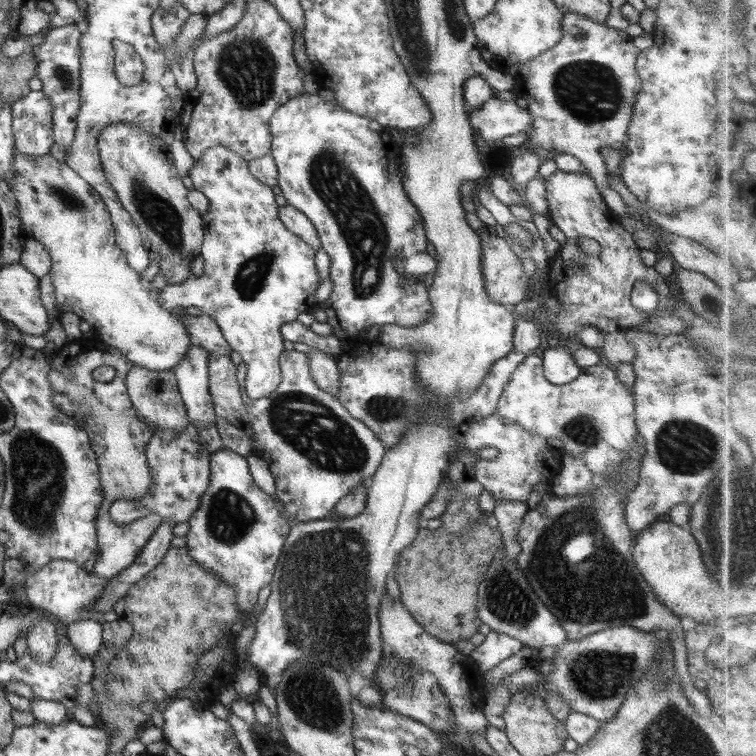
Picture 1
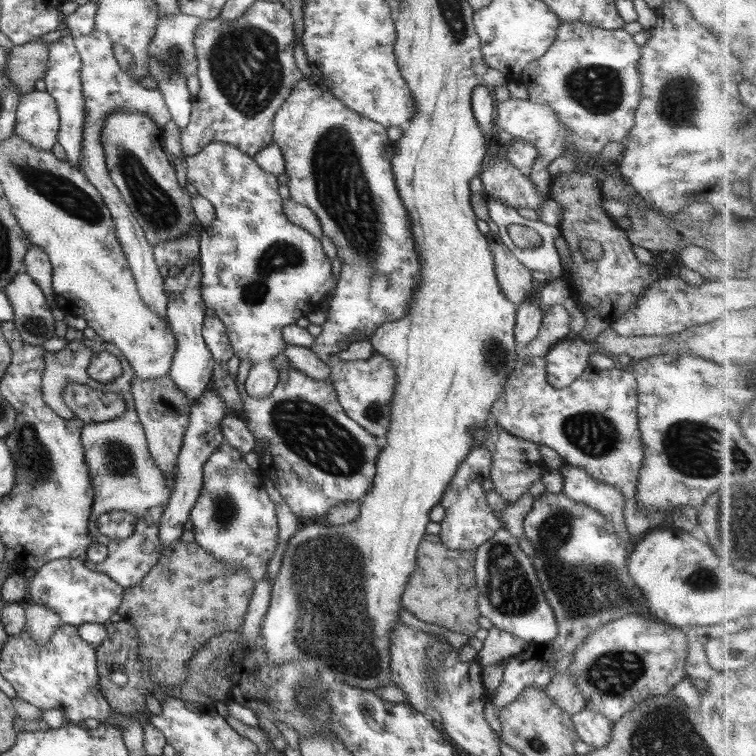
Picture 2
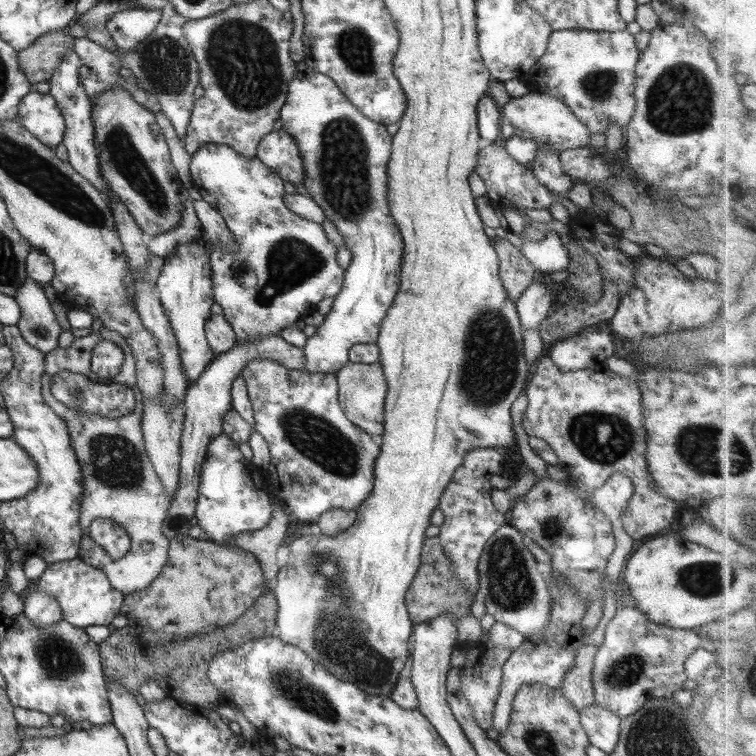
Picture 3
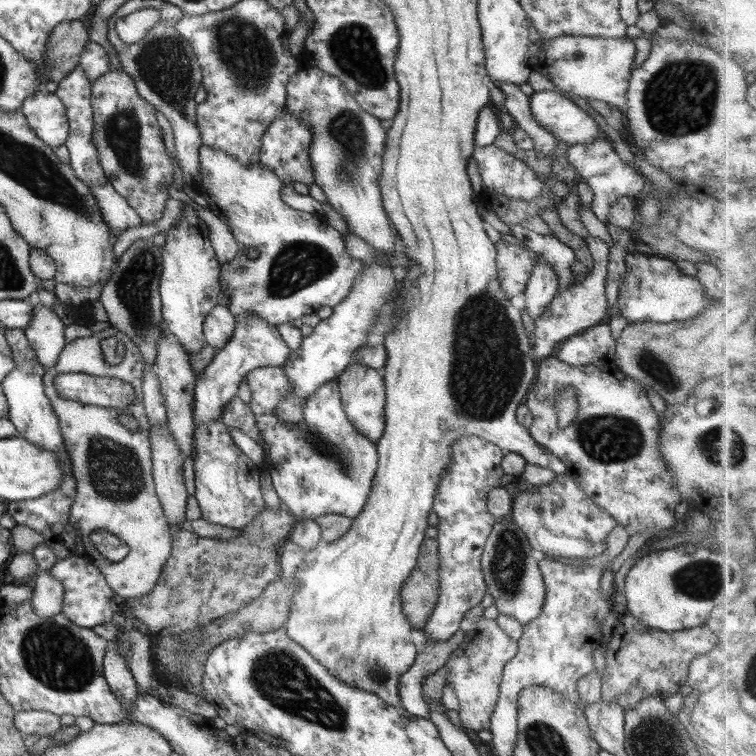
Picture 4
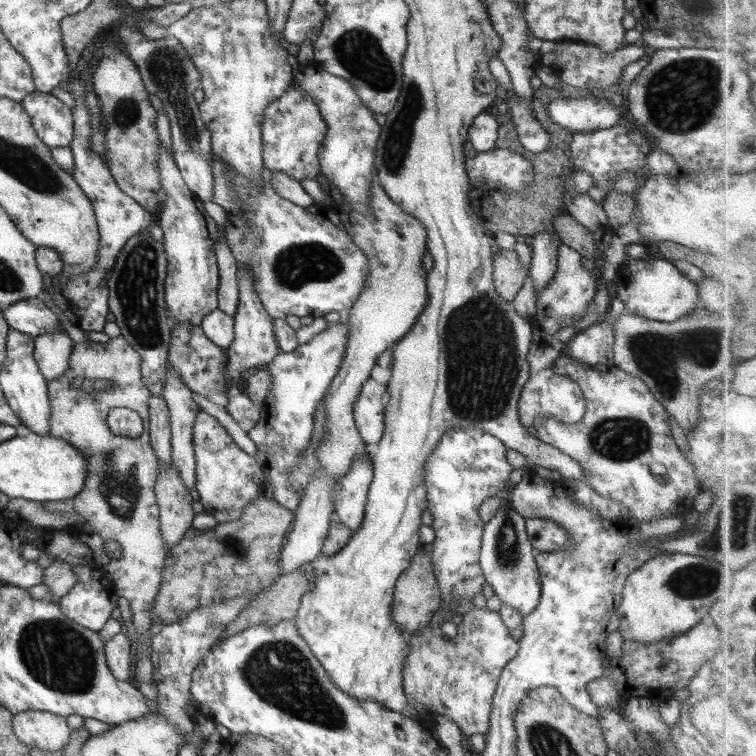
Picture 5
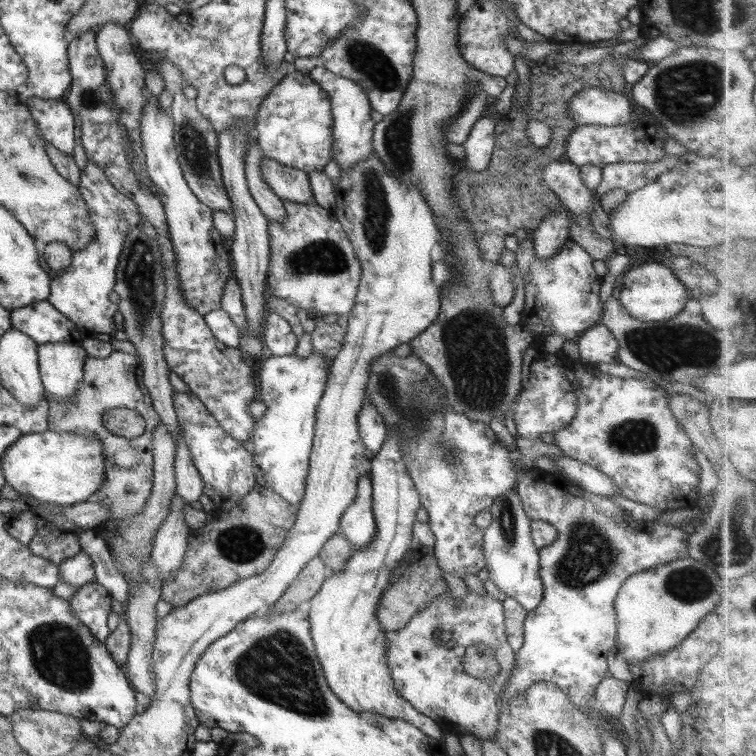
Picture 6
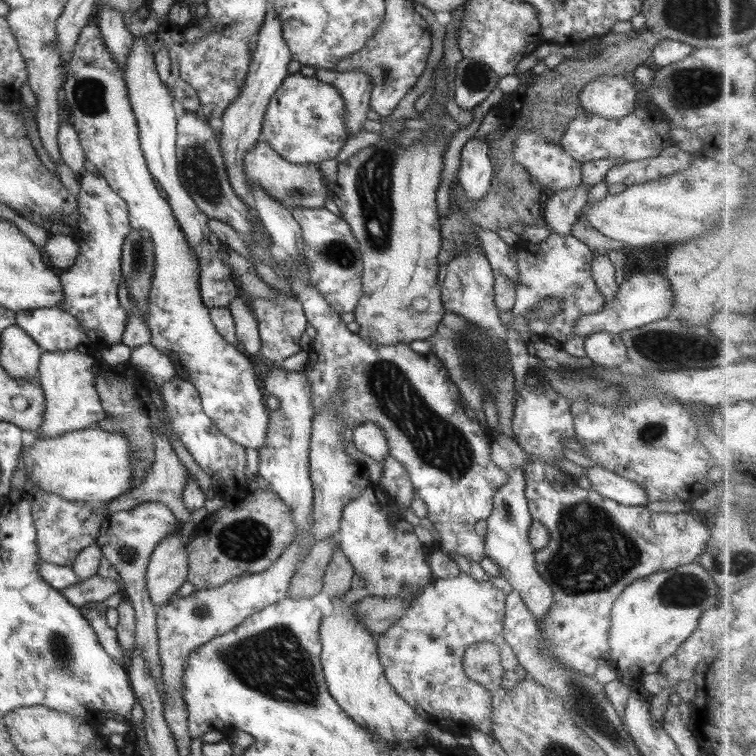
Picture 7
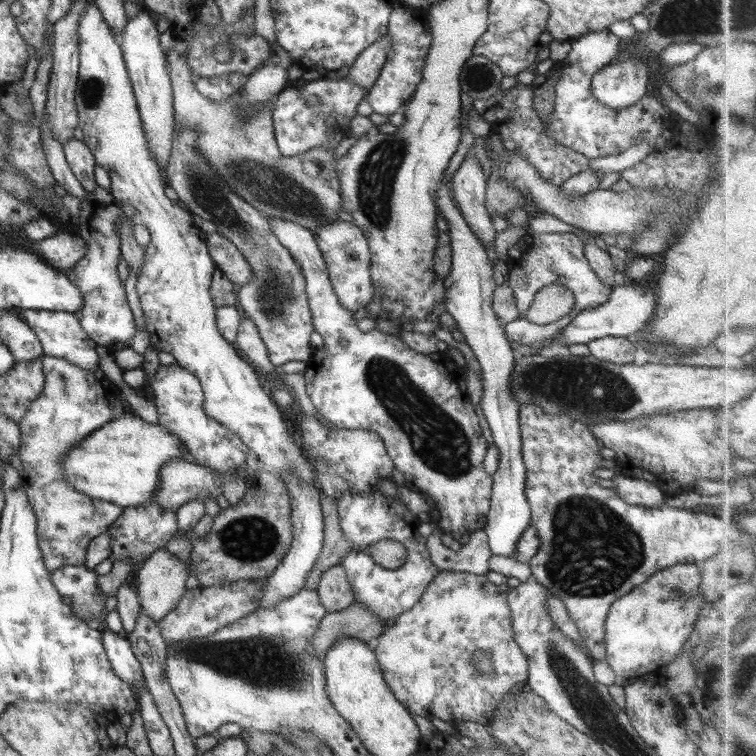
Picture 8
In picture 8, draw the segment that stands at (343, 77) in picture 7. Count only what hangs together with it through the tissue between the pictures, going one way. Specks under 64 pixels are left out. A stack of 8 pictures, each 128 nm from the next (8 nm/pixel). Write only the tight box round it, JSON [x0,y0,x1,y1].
[345,35,392,91]

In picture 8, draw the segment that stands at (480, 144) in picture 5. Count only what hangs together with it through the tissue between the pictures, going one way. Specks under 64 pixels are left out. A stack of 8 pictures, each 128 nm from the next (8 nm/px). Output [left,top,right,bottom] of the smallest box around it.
[452,155,496,246]

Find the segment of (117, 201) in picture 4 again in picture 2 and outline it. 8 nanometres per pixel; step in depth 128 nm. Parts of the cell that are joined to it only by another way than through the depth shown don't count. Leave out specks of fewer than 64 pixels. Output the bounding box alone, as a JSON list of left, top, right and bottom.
[42,33,86,169]

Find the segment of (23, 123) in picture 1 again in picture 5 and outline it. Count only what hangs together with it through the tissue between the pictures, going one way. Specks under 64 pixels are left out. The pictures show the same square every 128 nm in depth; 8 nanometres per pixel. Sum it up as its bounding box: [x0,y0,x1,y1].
[21,92,74,148]

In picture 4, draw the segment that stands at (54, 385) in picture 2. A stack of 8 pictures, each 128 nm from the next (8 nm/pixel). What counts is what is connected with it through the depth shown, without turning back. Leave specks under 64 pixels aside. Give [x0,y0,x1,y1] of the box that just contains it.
[43,326,172,600]

